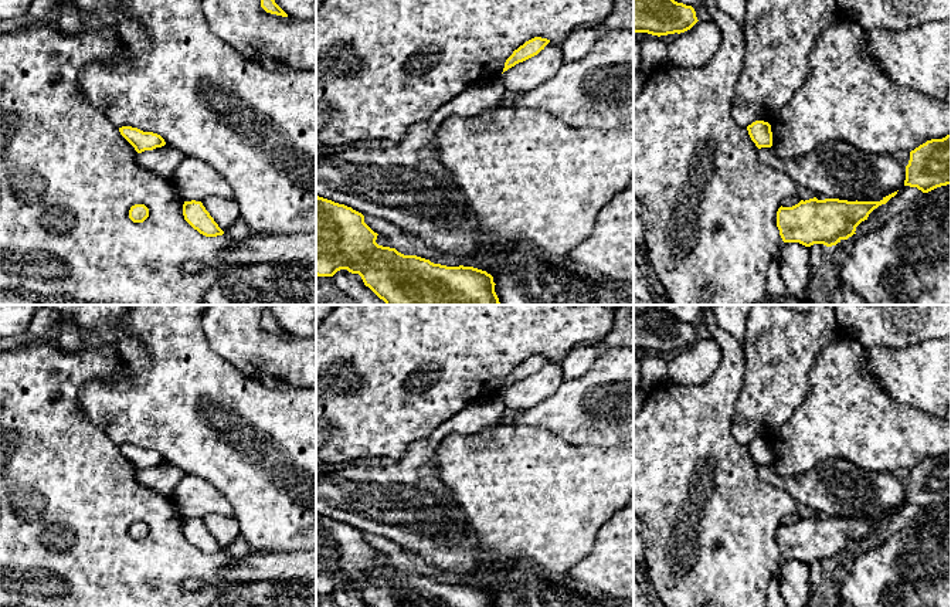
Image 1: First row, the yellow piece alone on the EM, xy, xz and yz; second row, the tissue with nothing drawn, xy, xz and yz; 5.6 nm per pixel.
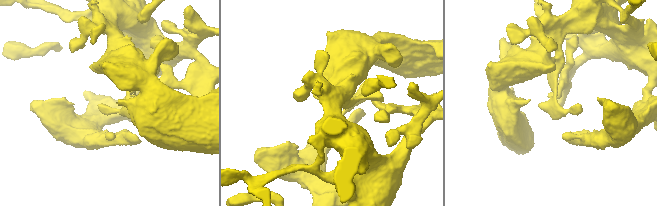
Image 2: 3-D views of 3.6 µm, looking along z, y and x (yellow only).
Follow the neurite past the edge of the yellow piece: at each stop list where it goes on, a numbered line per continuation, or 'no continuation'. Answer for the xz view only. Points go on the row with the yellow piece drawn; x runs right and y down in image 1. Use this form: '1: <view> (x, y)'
no continuation

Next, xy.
no continuation

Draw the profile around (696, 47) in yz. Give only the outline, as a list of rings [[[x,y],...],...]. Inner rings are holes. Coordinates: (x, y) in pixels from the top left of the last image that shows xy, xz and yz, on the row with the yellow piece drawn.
[[[710,18],[697,21],[690,30],[680,33],[668,44],[666,64],[677,68],[706,65],[720,45],[719,27]]]

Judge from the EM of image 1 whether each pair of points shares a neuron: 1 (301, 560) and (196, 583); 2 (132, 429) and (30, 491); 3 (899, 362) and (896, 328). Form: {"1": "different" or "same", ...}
{"1": "same", "2": "different", "3": "different"}

